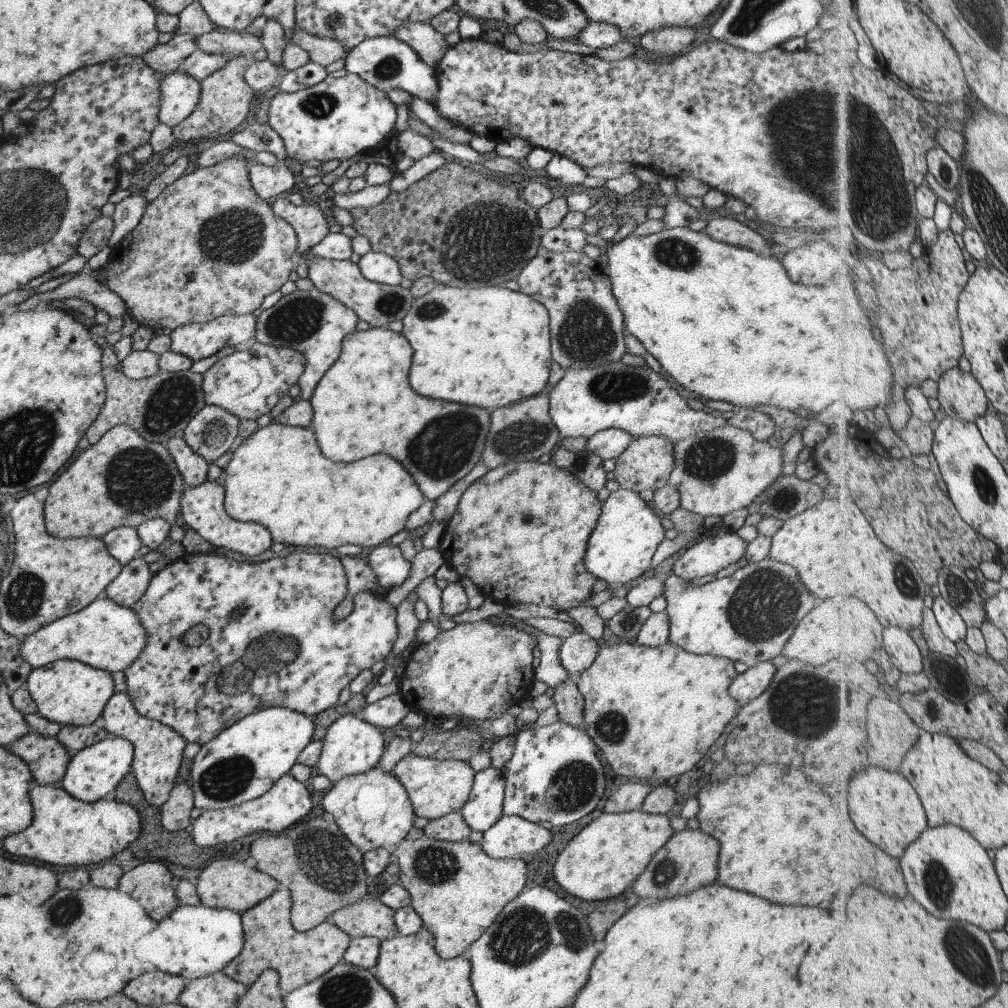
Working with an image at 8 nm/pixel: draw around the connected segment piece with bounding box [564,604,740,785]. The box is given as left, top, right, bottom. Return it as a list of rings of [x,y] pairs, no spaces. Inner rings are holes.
[[[579,604],[564,611],[598,644],[595,660],[586,671],[575,676],[575,683],[584,698],[581,729],[594,740],[609,768],[622,779],[647,780],[651,785],[669,781],[669,778],[691,770],[709,746],[717,741],[719,732],[733,720],[740,707],[728,693],[729,685],[738,675],[733,669],[733,661],[717,655],[688,653],[669,642],[649,648],[634,641],[623,641],[622,644],[600,648],[603,620],[596,607]]]

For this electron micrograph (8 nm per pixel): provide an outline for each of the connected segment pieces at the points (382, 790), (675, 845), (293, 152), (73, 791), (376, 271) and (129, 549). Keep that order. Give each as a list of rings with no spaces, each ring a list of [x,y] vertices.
[[[375,765],[366,773],[346,776],[331,784],[327,793],[321,796],[325,816],[339,827],[339,830],[356,846],[361,854],[385,849],[393,851],[405,840],[405,834],[413,827],[415,815],[403,785],[389,771]]]
[[[684,829],[673,832],[652,859],[644,871],[632,882],[631,888],[639,898],[673,898],[677,894],[687,894],[697,888],[703,888],[717,878],[717,854],[720,846],[717,840],[701,829]]]
[[[346,73],[338,78],[326,75],[321,82],[309,88],[289,94],[279,91],[269,103],[266,123],[281,137],[286,156],[293,160],[304,163],[309,160],[326,162],[337,158],[337,160],[343,161],[359,152],[375,148],[387,136],[395,136],[393,124],[395,124],[397,112],[393,105],[383,91],[367,84],[356,74]]]
[[[110,735],[72,755],[60,781],[64,791],[67,791],[74,799],[92,803],[111,796],[124,776],[131,772],[130,768],[133,760],[132,744],[126,738]]]
[[[367,251],[358,260],[360,273],[371,282],[399,285],[401,282],[400,270],[396,260],[385,256],[382,252]]]
[[[136,527],[111,529],[102,536],[101,540],[108,548],[108,553],[121,565],[127,564],[141,546]]]

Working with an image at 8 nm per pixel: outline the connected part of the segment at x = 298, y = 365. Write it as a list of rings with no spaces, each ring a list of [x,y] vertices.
[[[255,341],[250,349],[233,351],[202,374],[204,403],[221,407],[241,420],[257,420],[259,416],[267,414],[298,382],[305,363],[299,351]]]

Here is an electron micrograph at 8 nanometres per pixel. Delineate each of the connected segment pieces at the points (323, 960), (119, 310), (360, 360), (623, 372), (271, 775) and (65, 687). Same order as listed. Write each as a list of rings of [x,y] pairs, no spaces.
[[[285,887],[275,890],[269,898],[240,913],[240,919],[244,945],[236,958],[226,964],[221,972],[248,987],[264,970],[274,970],[278,974],[278,987],[283,995],[310,983],[342,962],[343,953],[351,939],[329,920],[308,931],[297,932],[290,923],[289,894]]]
[[[77,274],[52,291],[44,291],[33,295],[18,304],[16,309],[23,312],[33,311],[47,300],[60,301],[63,298],[87,300],[89,304],[93,305],[95,311],[105,312],[109,319],[121,319],[126,314],[126,306],[121,298],[111,292],[105,285],[100,285],[91,274]]]
[[[373,327],[355,331],[341,341],[341,352],[318,380],[309,404],[313,408],[311,428],[319,450],[333,462],[355,462],[375,452],[383,452],[399,460],[399,464],[413,476],[425,499],[436,500],[463,478],[480,460],[488,436],[490,416],[483,408],[461,406],[453,402],[427,400],[415,394],[407,382],[413,349],[400,333],[387,327]]]
[[[621,361],[606,367],[591,367],[584,369],[567,369],[562,378],[553,387],[546,389],[548,396],[548,413],[558,430],[560,438],[583,436],[588,439],[603,429],[621,429],[632,438],[663,437],[676,443],[691,435],[711,432],[724,427],[726,420],[721,416],[711,416],[703,410],[694,410],[686,404],[685,394],[669,380],[657,375],[648,366],[625,366]]]
[[[269,707],[244,716],[202,744],[192,758],[193,804],[199,810],[223,810],[259,798],[273,783],[287,775],[299,753],[312,740],[312,718],[287,707]]]
[[[56,660],[51,664],[31,669],[24,687],[37,707],[37,715],[60,725],[83,726],[100,720],[105,703],[113,694],[113,680],[107,671],[74,660]]]

